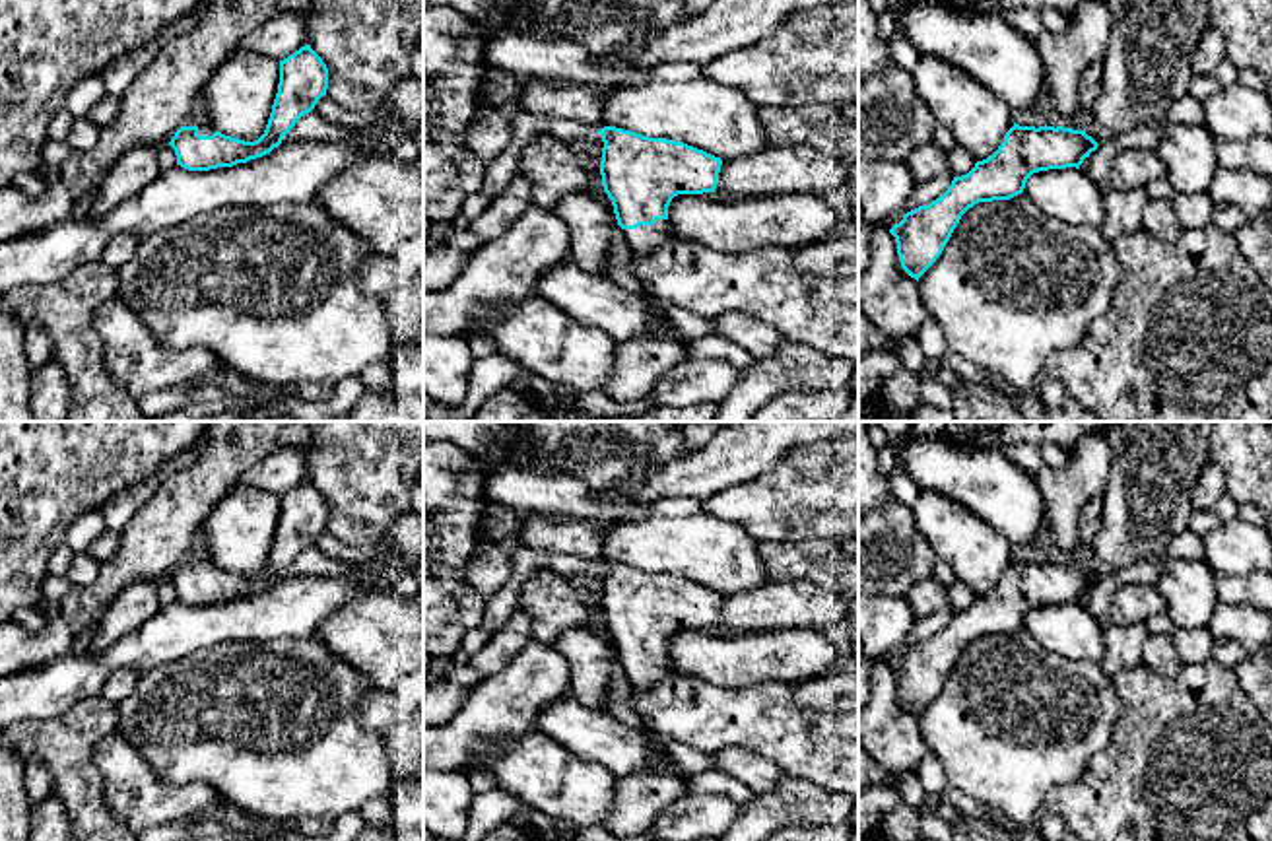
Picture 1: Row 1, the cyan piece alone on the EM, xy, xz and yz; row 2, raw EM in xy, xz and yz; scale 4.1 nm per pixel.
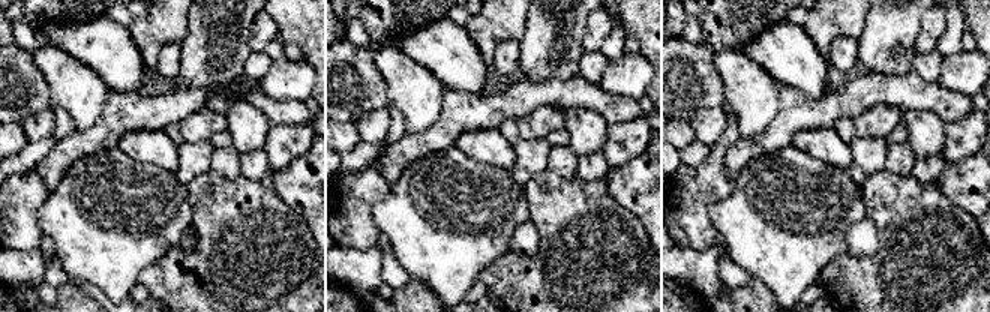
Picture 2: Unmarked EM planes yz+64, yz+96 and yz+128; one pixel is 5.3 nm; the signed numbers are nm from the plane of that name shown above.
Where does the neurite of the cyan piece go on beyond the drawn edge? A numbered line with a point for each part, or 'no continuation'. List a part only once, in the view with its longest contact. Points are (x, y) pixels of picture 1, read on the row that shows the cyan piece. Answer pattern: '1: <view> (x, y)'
1: xz (643, 239)

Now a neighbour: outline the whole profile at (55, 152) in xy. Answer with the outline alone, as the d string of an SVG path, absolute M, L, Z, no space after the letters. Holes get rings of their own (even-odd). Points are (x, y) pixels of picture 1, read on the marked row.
M47 140L41 150L41 167L58 167L74 153L74 148L66 140Z

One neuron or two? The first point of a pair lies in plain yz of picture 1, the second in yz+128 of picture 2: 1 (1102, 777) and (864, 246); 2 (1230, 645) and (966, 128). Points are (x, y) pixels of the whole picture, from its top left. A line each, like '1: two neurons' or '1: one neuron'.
1: two neurons
2: one neuron

